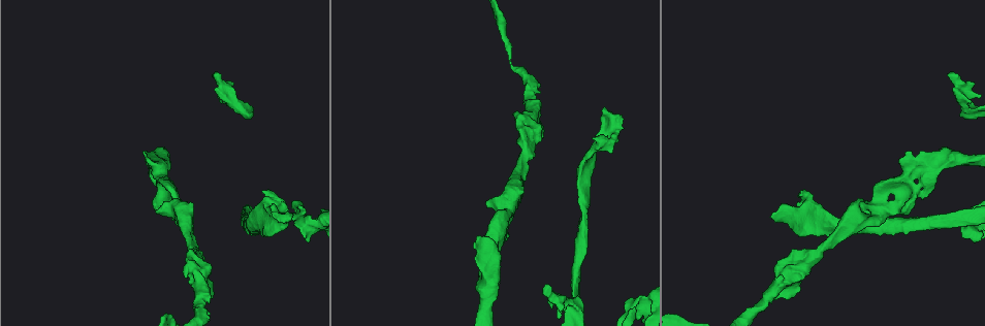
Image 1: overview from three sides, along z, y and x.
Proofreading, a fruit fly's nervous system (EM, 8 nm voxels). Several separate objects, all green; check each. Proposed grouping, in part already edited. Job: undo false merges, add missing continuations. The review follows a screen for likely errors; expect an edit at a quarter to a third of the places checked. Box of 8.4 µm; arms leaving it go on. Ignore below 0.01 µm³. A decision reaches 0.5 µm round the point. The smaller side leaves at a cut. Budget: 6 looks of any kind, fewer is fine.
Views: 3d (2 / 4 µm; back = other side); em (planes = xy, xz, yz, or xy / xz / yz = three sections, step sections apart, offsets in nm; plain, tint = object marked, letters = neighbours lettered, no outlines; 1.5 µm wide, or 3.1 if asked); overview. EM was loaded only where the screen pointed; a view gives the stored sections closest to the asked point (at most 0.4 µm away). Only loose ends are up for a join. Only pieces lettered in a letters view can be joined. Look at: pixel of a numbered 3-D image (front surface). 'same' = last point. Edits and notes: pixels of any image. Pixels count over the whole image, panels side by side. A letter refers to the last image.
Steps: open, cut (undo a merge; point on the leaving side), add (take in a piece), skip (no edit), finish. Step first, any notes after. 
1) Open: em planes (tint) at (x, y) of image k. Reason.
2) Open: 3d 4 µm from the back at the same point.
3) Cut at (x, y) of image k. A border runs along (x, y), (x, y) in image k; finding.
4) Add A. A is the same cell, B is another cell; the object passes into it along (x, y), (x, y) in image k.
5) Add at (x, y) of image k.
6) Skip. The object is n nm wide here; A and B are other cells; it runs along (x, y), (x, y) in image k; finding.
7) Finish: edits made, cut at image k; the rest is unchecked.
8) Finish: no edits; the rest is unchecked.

Open: em planes (letters) at (595, 140) of image 1. An open end.

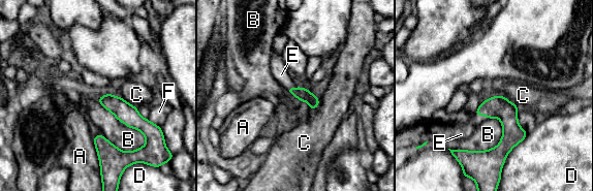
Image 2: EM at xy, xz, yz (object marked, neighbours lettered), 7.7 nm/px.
Add E. E is the same cell, A, B, C, D and F are other cells; it goes on there.

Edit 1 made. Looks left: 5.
Open: 3d 4 µm at (894, 207) of image 1. Sudden change in width.

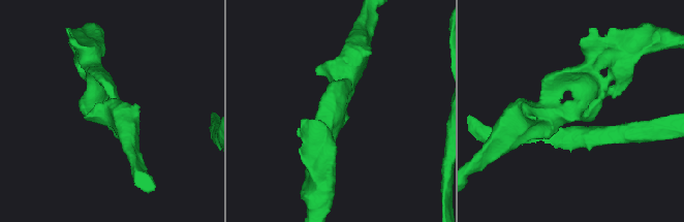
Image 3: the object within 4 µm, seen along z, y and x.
Open: em xz step 8 (tint) at (568, 112) of image 3. 3 arms meet here; the arms are 180, 220, 420 nm wide.

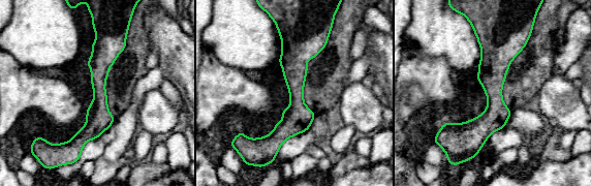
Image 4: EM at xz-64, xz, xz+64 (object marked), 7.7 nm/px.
Open: em planes (letters) at the same point.

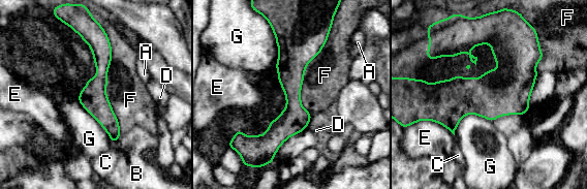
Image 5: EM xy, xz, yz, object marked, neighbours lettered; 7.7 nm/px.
Skip. A, B, C, D, E, F and G are other cells; it runs along (286, 34), (292, 118), (270, 154) in image 5; continuous, no second neuron.

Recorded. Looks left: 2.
Open: em xy step 4 (letters) at (786, 299) of image 1. Branch stops here.

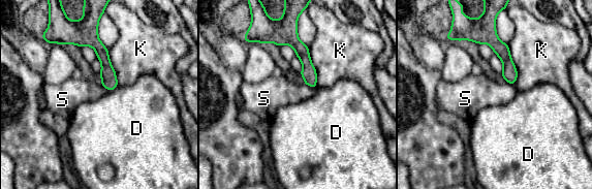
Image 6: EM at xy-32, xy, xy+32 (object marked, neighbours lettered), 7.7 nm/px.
Skip. The longest contact is with K, 320 nm; D, K and S are other cells; it runs along (66, 41), (90, 39), (115, 84) in image 6; no lettered piece goes on from it.

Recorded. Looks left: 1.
Finish: edits made, add at image 2; the rest is unchecked.

